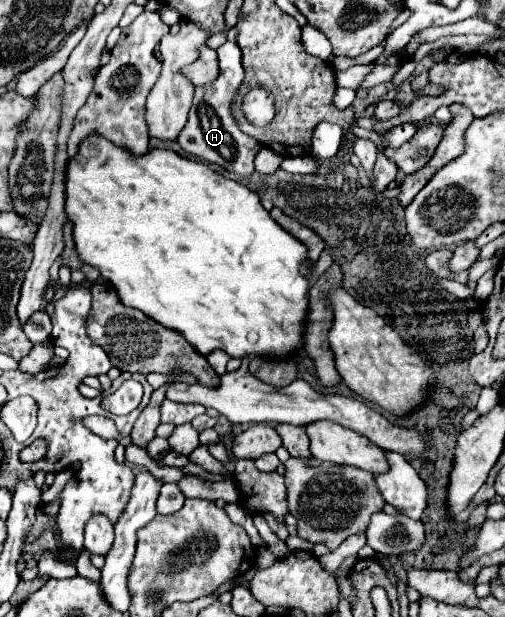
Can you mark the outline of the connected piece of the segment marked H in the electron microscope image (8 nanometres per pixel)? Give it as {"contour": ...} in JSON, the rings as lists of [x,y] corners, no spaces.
{"contour":[[[225,42],[223,46],[217,48],[219,54],[219,64],[221,64],[221,74],[215,82],[199,86],[195,90],[193,106],[189,110],[189,120],[185,128],[181,130],[181,136],[177,138],[179,146],[201,160],[215,162],[223,166],[229,172],[235,172],[239,176],[251,176],[253,174],[253,158],[261,144],[253,140],[251,136],[243,134],[237,126],[237,120],[231,114],[231,102],[237,96],[241,82],[243,82],[243,66],[241,66],[241,48],[236,42]]]}

